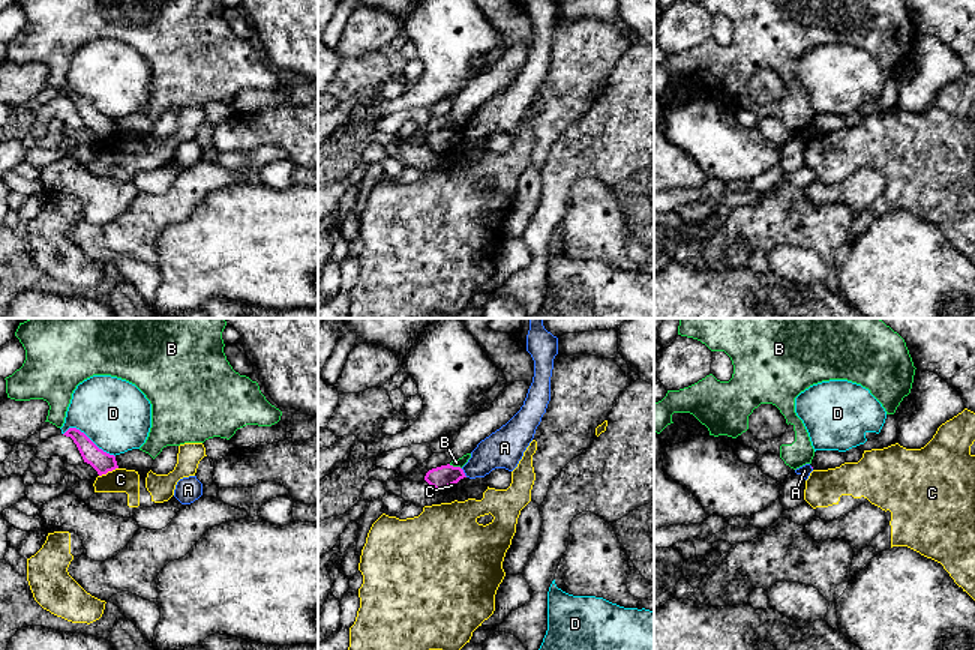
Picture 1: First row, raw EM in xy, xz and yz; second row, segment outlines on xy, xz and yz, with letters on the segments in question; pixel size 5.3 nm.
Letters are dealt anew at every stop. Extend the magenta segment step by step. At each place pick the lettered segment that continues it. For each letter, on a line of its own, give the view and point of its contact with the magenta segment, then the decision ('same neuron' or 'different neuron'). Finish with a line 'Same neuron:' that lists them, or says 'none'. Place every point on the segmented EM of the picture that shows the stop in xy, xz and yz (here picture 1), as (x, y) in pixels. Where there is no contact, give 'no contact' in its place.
A: meets magenta in xz at (464, 473); different neuron
B: meets magenta in xz at (455, 467); different neuron
C: meets magenta in xy at (108, 470); different neuron
D: meets magenta in xy at (87, 437); different neuron
Same neuron: none

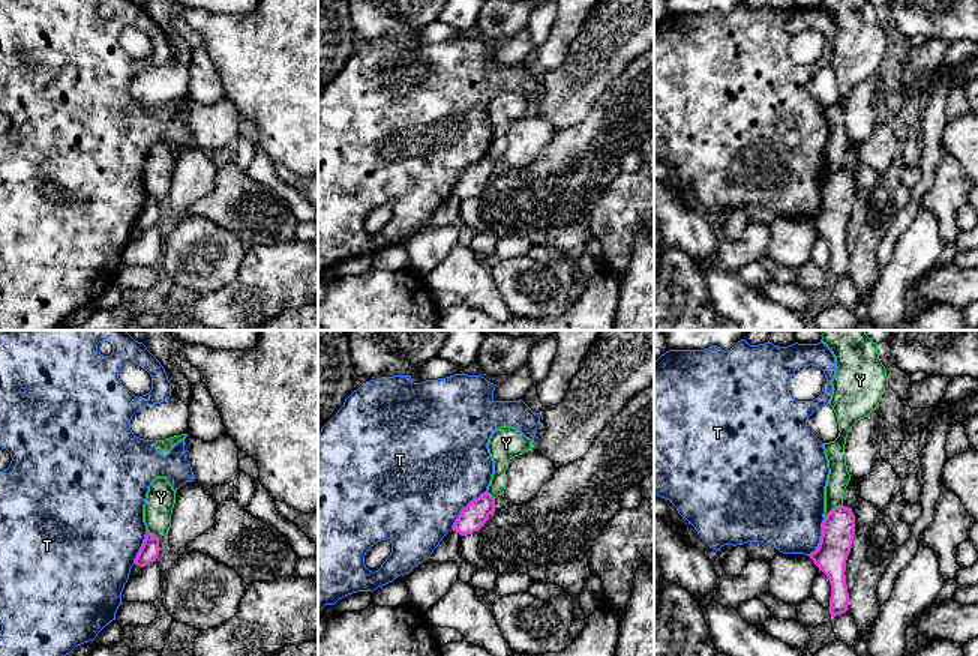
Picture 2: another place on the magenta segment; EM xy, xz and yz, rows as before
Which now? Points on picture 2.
T: meets magenta in xz at (464, 509); different neuron
Y: meets magenta in yz at (833, 509); different neuron
Same neuron: none

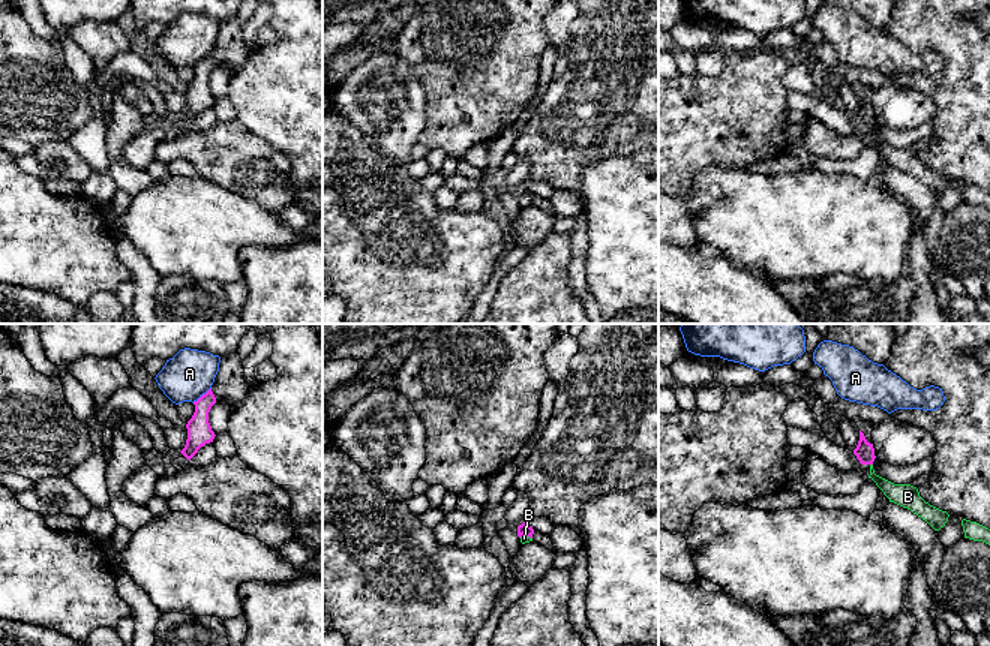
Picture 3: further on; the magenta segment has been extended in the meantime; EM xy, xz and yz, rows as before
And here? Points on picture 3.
A: meets magenta in xy at (203, 394); different neuron
B: meets magenta in xz at (525, 534); same neuron
Same neuron: B

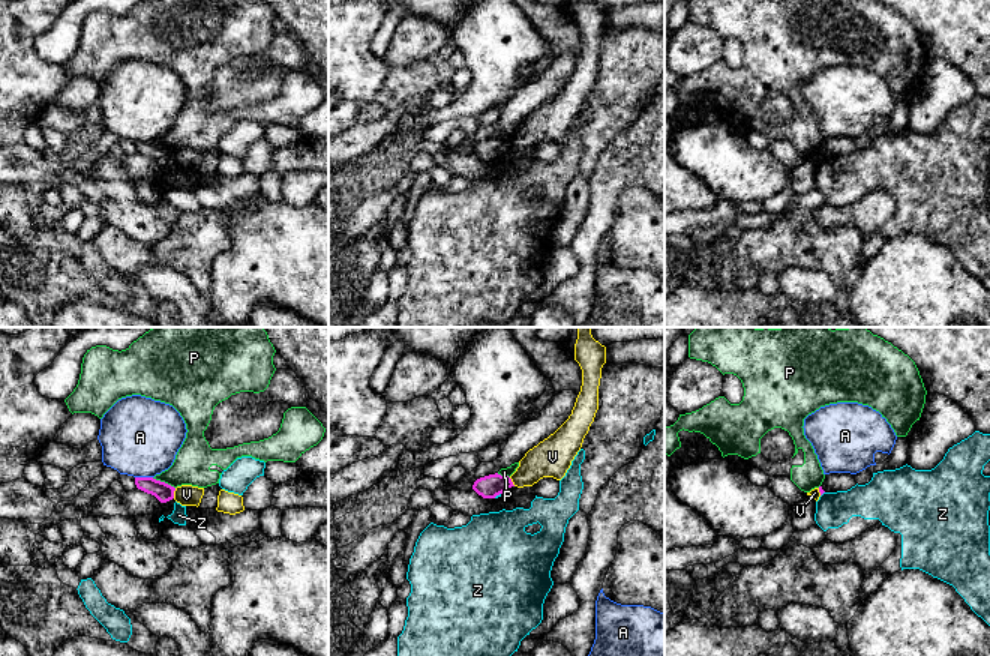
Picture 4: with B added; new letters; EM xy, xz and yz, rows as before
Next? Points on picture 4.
A: meets magenta in xy at (144, 478); different neuron
P: meets magenta in xy at (164, 482); different neuron
V: meets magenta in xy at (173, 493); different neuron
Z: meets magenta in xz at (497, 494); different neuron
Same neuron: none

